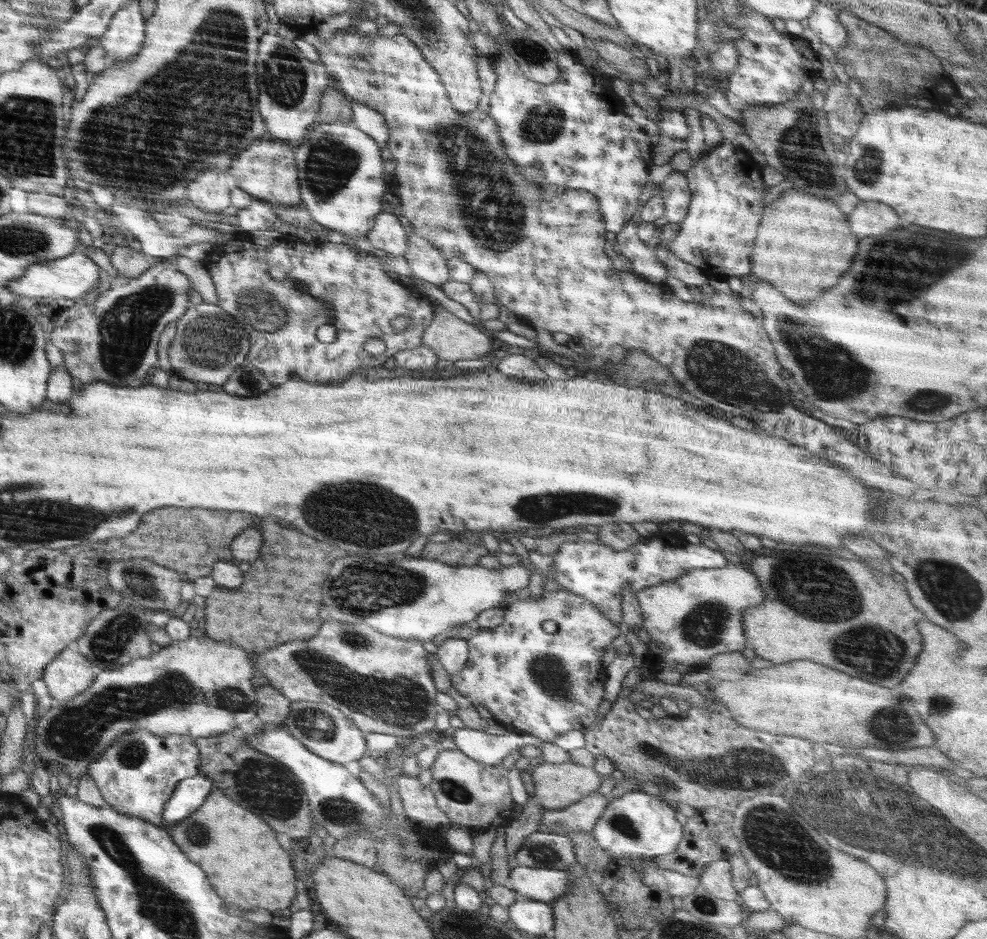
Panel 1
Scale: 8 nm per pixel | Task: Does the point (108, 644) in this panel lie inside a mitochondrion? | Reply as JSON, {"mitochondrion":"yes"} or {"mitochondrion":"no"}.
{"mitochondrion":"yes"}

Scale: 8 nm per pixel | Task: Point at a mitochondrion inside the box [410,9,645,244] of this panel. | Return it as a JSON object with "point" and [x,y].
{"point":[543,124]}

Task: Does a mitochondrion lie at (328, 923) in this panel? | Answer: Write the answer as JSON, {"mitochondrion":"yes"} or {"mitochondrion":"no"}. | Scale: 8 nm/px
{"mitochondrion":"no"}

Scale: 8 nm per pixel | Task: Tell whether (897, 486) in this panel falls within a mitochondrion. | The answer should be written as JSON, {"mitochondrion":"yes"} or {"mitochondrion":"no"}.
{"mitochondrion":"no"}

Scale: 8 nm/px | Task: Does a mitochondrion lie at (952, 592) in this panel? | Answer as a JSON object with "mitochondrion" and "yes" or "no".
{"mitochondrion":"yes"}

